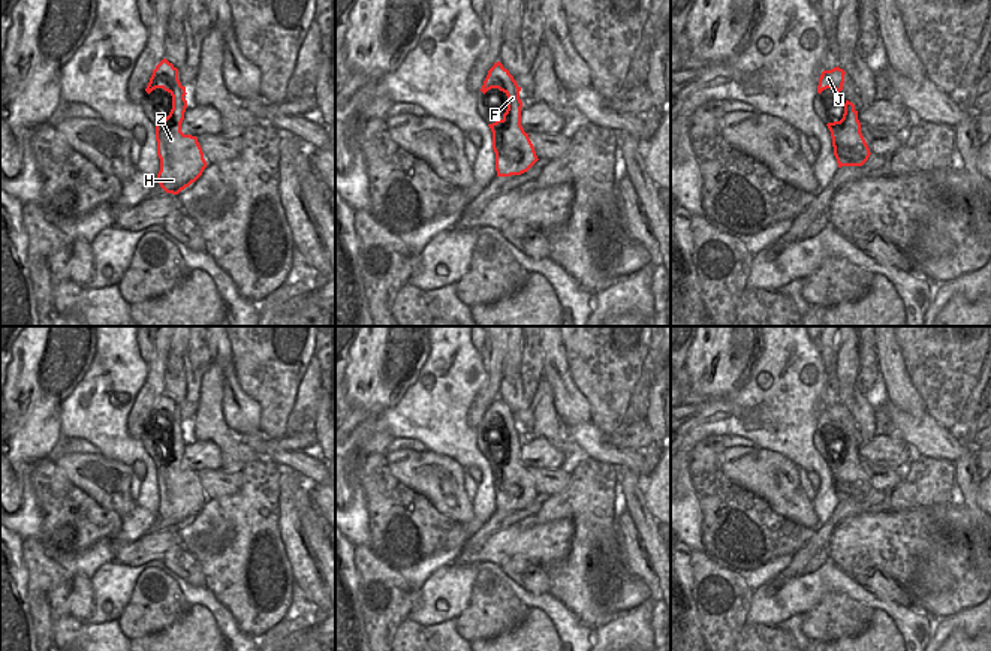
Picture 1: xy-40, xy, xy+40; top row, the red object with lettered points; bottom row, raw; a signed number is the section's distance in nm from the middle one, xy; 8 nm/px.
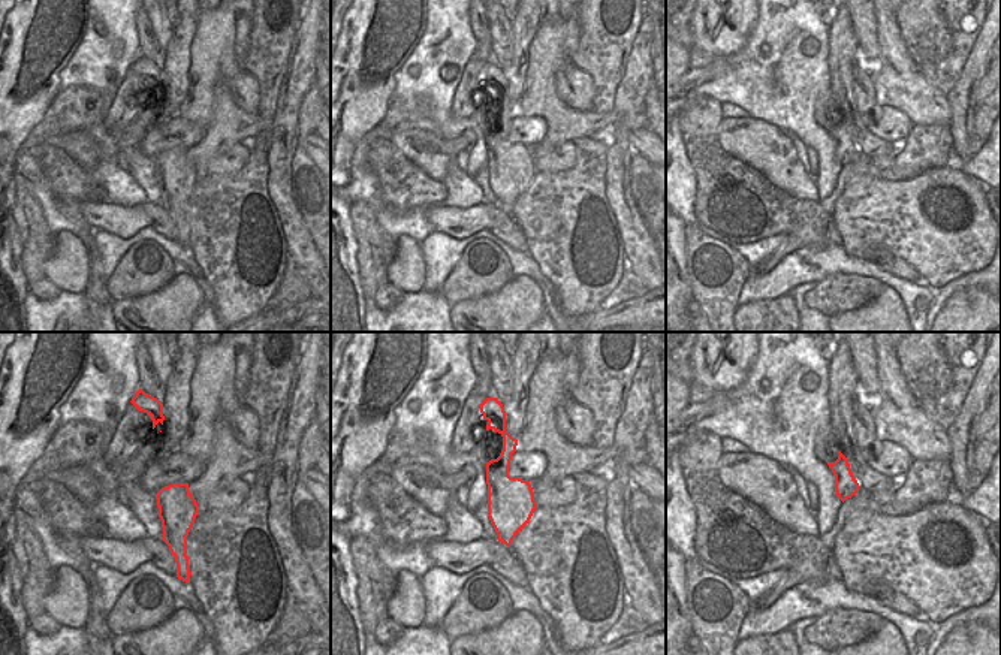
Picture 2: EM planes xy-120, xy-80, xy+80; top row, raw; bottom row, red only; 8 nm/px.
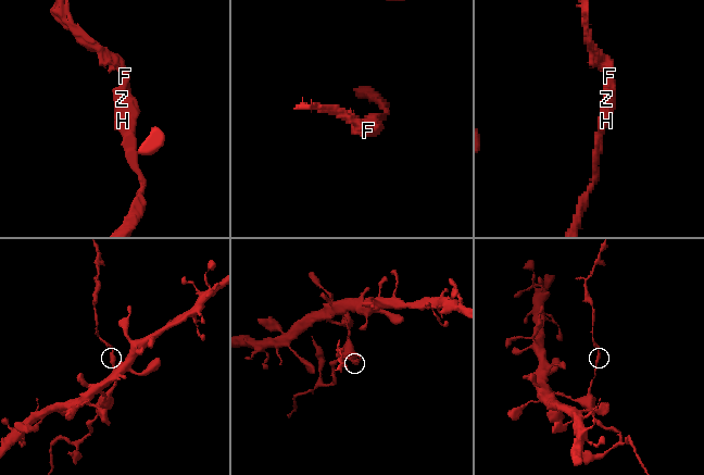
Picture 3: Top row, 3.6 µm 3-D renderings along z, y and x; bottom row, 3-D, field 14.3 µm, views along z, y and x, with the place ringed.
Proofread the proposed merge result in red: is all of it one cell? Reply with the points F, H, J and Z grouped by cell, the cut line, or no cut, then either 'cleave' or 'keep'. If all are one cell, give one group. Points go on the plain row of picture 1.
groups F H J Z; cut none; keep

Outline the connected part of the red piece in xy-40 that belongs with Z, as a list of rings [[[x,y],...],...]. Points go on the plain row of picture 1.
[[[166,394],[153,406],[145,427],[150,430],[156,424],[163,424],[172,431],[169,450],[156,456],[157,491],[160,494],[157,518],[166,528],[178,530],[202,510],[207,497],[198,473],[181,467],[187,428],[178,415],[178,404]]]

